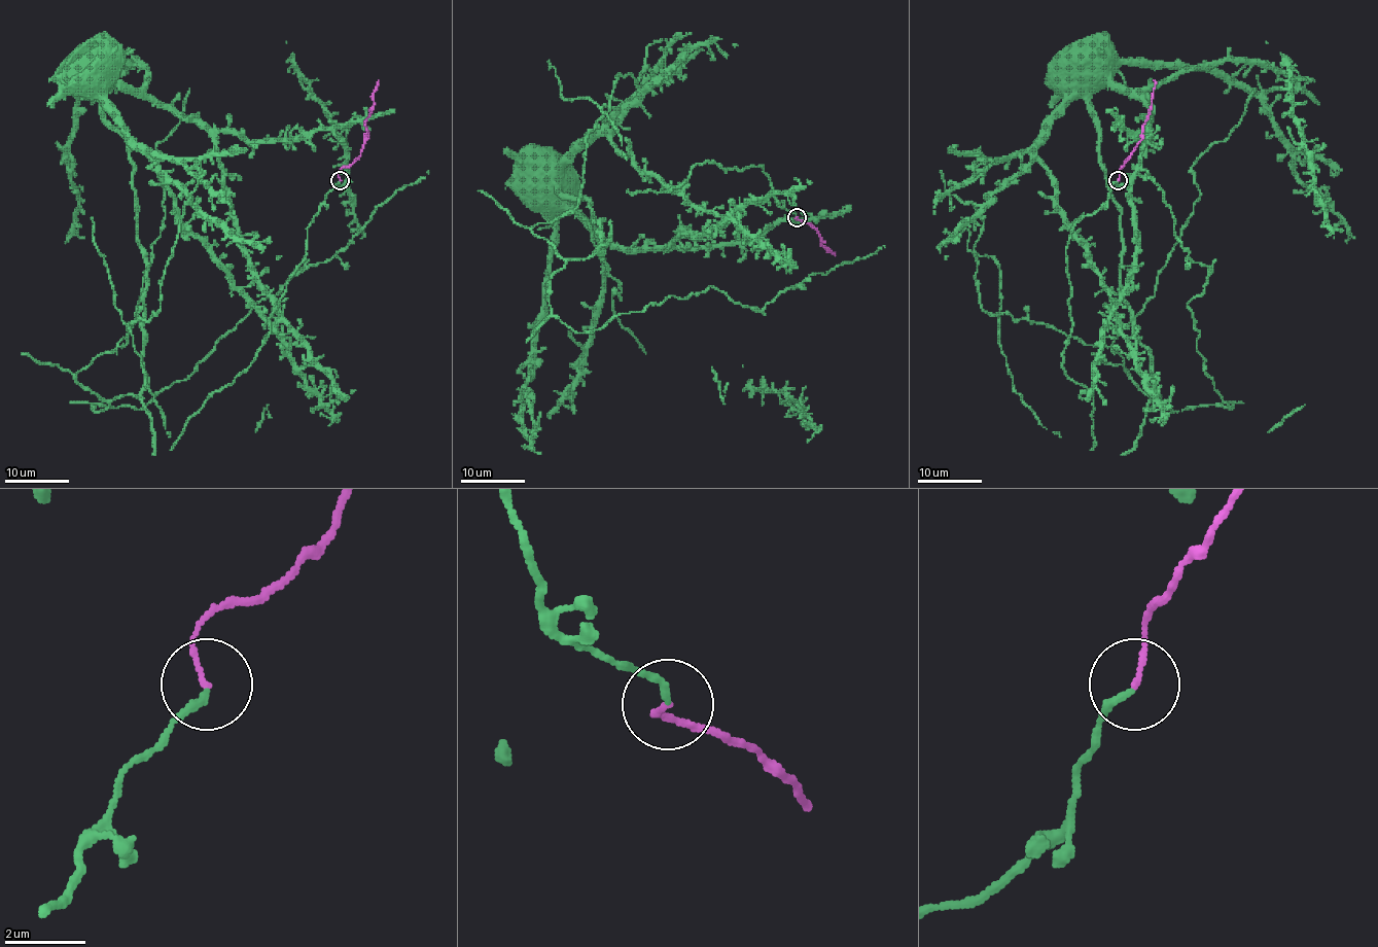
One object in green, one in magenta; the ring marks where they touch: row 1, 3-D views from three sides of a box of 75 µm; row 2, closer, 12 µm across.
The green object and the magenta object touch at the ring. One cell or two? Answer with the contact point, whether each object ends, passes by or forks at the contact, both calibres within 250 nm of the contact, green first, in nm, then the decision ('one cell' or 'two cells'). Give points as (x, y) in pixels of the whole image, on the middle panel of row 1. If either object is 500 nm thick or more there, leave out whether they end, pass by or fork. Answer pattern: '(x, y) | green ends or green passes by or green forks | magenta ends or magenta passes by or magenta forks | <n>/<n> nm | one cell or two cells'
(797, 217) | green ends | magenta ends | 160/120 nm | one cell

